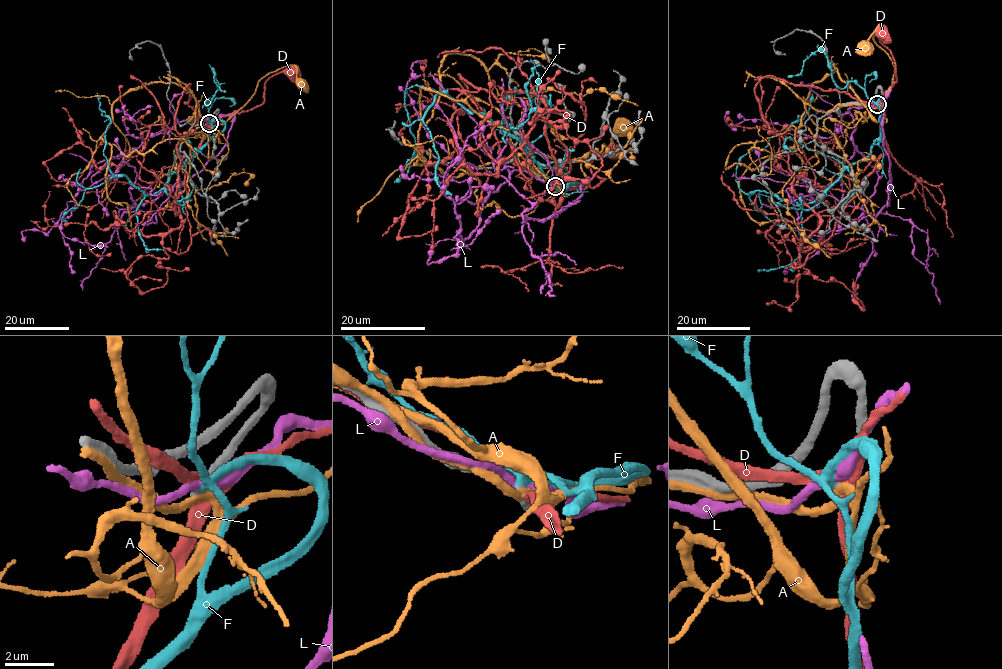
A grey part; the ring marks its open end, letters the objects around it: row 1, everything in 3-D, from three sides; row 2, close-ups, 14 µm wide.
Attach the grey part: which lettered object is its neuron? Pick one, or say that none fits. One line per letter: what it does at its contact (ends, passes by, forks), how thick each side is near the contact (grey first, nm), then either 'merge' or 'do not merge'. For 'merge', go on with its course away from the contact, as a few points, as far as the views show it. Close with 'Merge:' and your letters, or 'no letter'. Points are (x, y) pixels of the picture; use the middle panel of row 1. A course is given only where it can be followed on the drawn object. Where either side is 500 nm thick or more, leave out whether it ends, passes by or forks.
A: it passes by | 420/320 nm | do not merge
D: it forks | 460/360 nm | do not merge
F: it forks | 400/280 nm | merge | via (556, 186), (568, 186), (553, 185), (527, 145), (483, 115), (418, 85), (405, 91), (415, 155), (394, 182)
L: it passes by | 400/320 nm | do not merge
Merge: F

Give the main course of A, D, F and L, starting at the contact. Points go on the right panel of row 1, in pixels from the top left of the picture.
A: (878, 104), (885, 102), (894, 73), (892, 61), (873, 37), (878, 24), (863, 46)
D: (880, 104), (881, 97), (897, 79), (891, 51), (882, 44), (880, 33), (877, 35), (881, 33)
F: (878, 104), (880, 136), (870, 153), (813, 201), (746, 193), (736, 181), (738, 161), (801, 121), (812, 94)
L: (877, 104), (890, 88), (882, 142), (889, 200), (876, 215), (801, 237), (791, 186)

